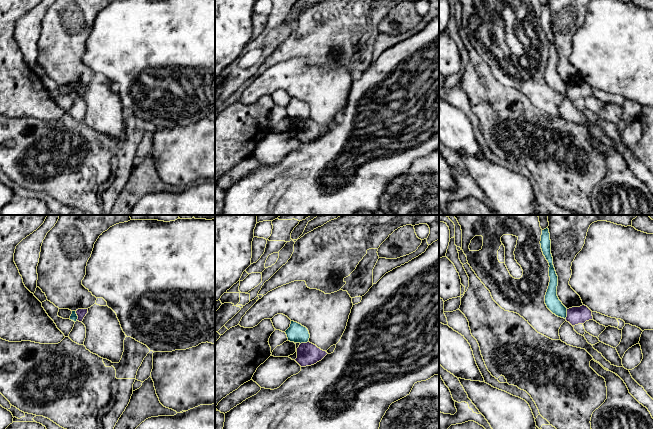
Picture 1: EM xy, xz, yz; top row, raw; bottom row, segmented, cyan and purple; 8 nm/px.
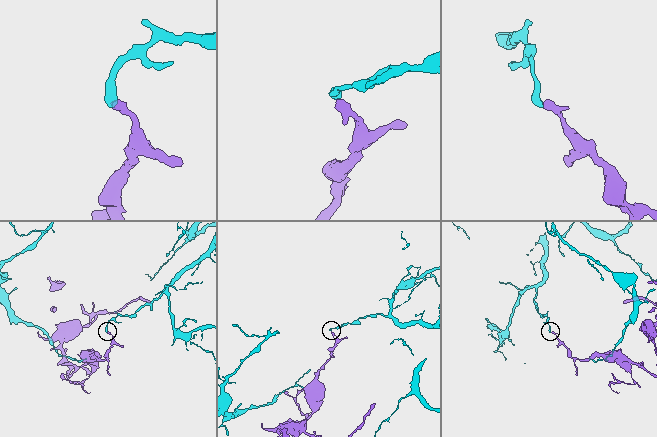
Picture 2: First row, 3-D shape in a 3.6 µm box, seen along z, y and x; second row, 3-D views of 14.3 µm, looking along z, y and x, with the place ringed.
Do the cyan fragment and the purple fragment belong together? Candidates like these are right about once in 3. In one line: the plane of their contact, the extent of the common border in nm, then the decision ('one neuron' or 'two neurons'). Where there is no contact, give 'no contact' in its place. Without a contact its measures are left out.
xy | 90 nm | two neurons

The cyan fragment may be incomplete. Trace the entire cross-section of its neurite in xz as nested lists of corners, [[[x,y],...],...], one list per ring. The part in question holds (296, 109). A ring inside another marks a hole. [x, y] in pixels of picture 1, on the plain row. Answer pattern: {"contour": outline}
{"contour": [[[291,97],[290,103],[285,109],[290,118],[300,120],[309,118],[310,110],[308,105],[297,98]]]}

